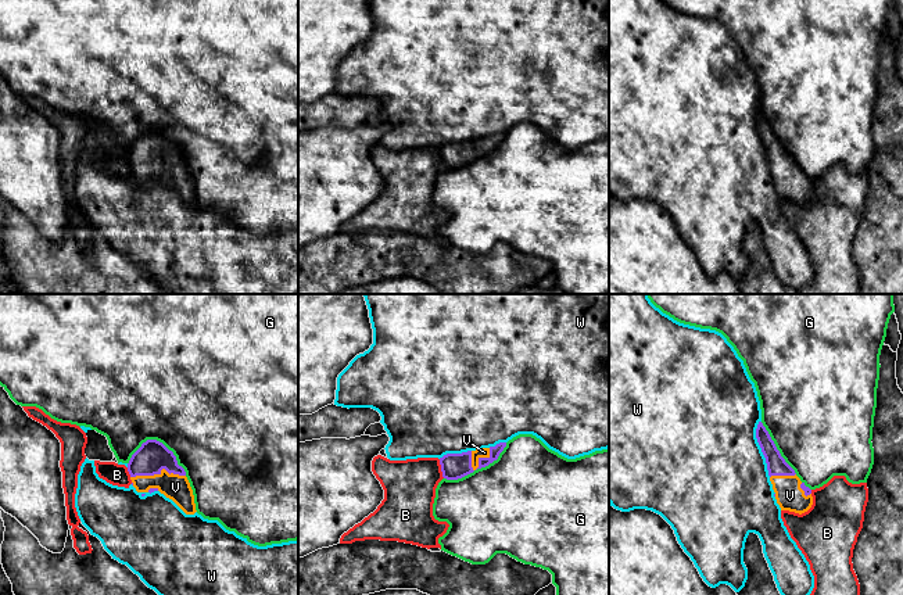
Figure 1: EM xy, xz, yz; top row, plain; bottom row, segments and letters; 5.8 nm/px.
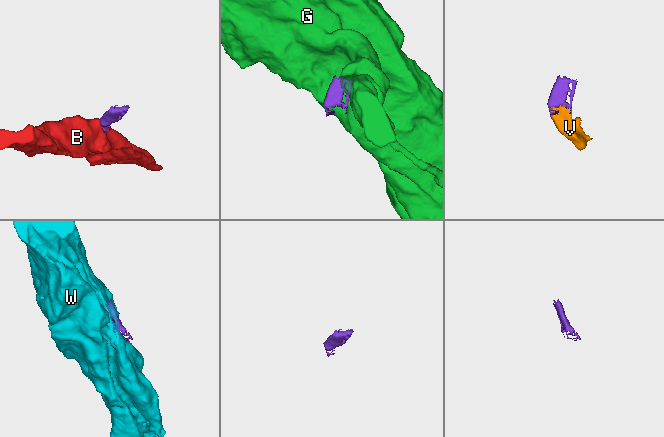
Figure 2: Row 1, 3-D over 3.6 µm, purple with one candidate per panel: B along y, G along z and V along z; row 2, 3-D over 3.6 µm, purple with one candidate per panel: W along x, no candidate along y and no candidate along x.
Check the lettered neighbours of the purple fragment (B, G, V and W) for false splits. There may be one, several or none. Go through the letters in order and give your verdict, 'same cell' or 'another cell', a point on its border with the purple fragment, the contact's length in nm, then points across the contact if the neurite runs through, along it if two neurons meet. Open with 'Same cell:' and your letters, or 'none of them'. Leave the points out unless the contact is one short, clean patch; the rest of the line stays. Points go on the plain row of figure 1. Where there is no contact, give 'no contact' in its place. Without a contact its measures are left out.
Same cell: V
B: another cell | xz (441, 158) | 120 nm | along xz (439, 149), (444, 167)
G: another cell | xy (158, 131) | 360 nm
V: same cell | xy (157, 162) | 320 nm | across xy (153, 146), (153, 156), (157, 162), (175, 176)
W: another cell | yz (760, 136) | 340 nm

